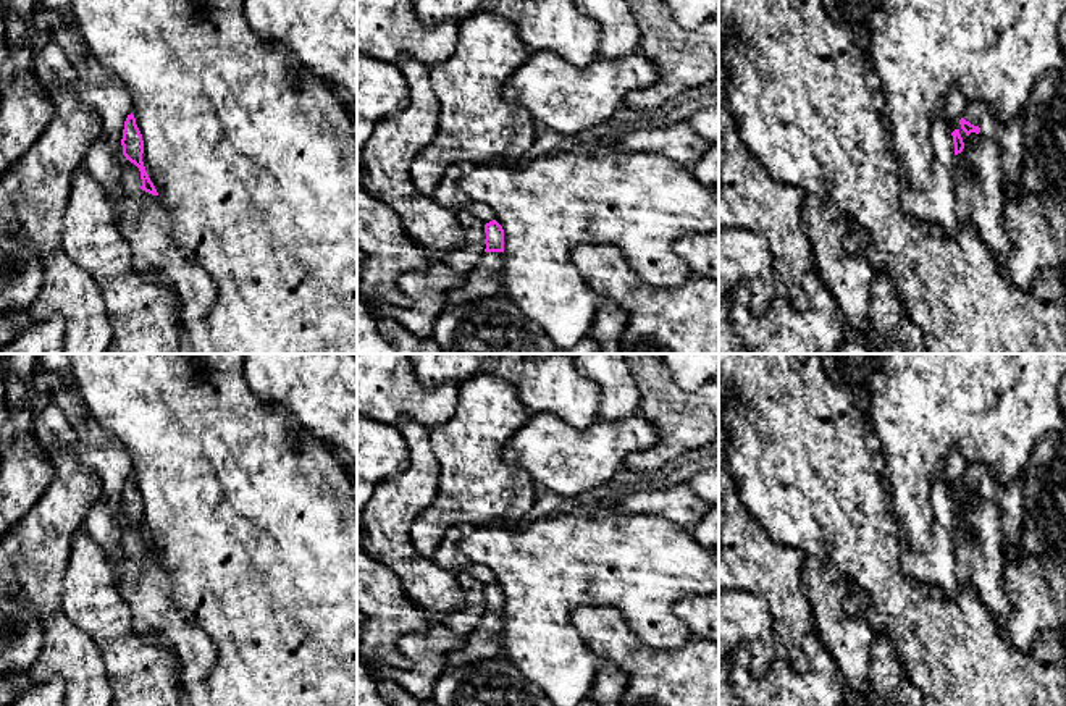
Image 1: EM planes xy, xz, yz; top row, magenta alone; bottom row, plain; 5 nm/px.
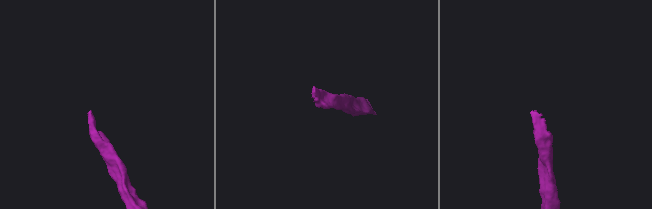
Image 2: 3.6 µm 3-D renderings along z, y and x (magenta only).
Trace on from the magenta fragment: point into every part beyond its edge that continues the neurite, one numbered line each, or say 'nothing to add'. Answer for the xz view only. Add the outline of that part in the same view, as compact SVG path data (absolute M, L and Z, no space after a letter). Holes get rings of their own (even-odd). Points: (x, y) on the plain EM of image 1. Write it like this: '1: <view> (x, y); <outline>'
1: xz (485, 642); M485 614L480 625L465 635L460 651L446 654L446 666L468 664L483 658L501 658L501 637L504 632L504 614Z

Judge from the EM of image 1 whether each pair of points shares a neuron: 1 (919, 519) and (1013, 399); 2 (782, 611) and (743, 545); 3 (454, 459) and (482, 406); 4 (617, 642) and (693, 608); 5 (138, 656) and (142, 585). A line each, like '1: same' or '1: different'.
1: same
2: same
3: same
4: different
5: different

